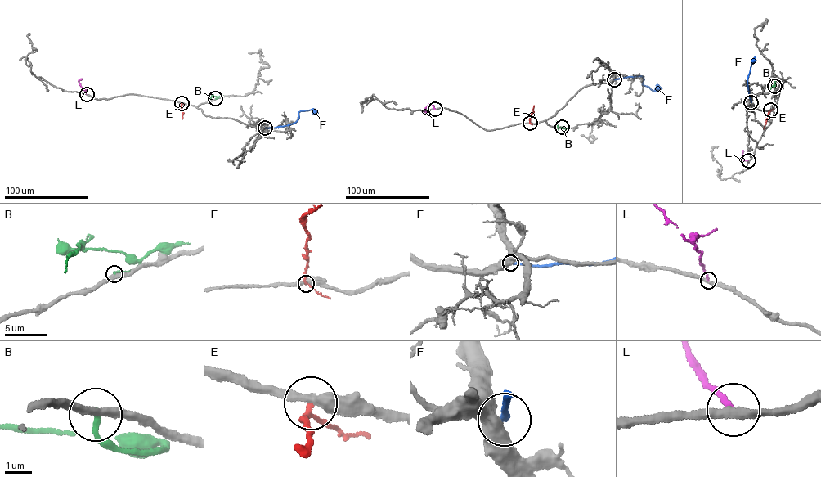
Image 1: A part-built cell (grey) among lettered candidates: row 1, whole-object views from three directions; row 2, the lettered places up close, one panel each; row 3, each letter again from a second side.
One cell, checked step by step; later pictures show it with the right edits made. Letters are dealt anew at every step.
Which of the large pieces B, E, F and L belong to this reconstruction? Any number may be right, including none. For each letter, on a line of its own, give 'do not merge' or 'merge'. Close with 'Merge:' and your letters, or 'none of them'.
B: do not merge
E: do not merge
F: do not merge
L: do not merge
Merge: none of them

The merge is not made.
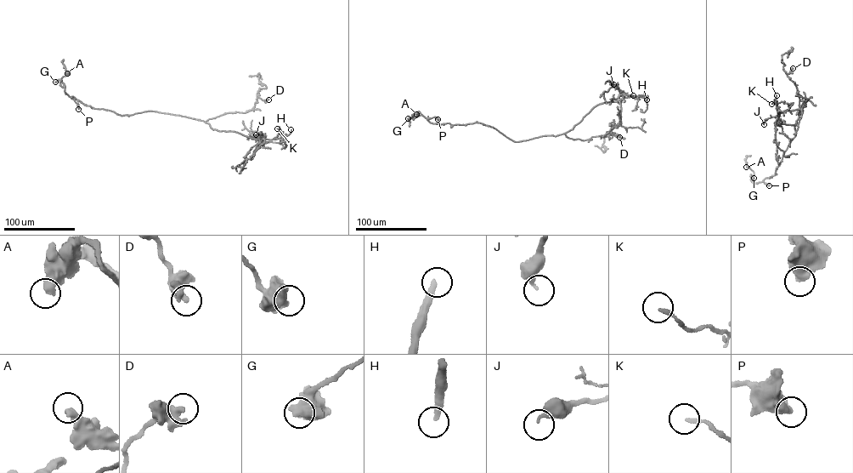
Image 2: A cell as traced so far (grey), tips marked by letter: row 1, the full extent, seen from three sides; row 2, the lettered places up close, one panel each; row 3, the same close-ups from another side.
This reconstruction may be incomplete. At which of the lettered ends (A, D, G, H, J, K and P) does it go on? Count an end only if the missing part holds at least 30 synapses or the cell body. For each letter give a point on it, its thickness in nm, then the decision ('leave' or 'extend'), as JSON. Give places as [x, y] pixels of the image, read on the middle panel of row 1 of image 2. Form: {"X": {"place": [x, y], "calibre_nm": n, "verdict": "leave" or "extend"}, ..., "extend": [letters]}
{"A": {"place": [416, 114], "calibre_nm": 360, "verdict": "leave"}, "D": {"place": [619, 137], "calibre_nm": 400, "verdict": "leave"}, "G": {"place": [408, 118], "calibre_nm": 500, "verdict": "leave"}, "H": {"place": [646, 99], "calibre_nm": 280, "verdict": "extend"}, "J": {"place": [613, 84], "calibre_nm": 300, "verdict": "leave"}, "K": {"place": [633, 95], "calibre_nm": 180, "verdict": "leave"}, "P": {"place": [437, 119], "calibre_nm": 600, "verdict": "leave"}, "extend": ["H"]}

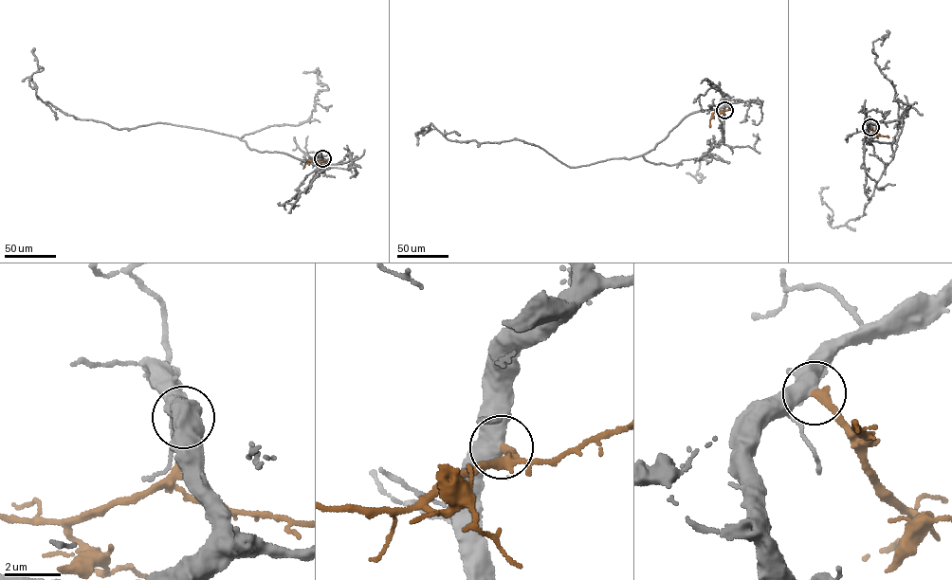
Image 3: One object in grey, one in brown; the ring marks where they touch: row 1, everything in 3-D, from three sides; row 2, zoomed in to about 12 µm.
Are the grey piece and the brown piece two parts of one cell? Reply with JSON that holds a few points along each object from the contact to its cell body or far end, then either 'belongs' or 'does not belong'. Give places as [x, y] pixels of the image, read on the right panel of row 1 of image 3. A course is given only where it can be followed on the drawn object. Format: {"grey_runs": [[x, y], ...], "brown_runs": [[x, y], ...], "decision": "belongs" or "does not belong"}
{"grey_runs": [[870, 127], [869, 141], [894, 137], [893, 157], [863, 216], [832, 227], [820, 194], [828, 187]], "brown_runs": [[870, 127], [872, 134], [888, 137]], "decision": "belongs"}

